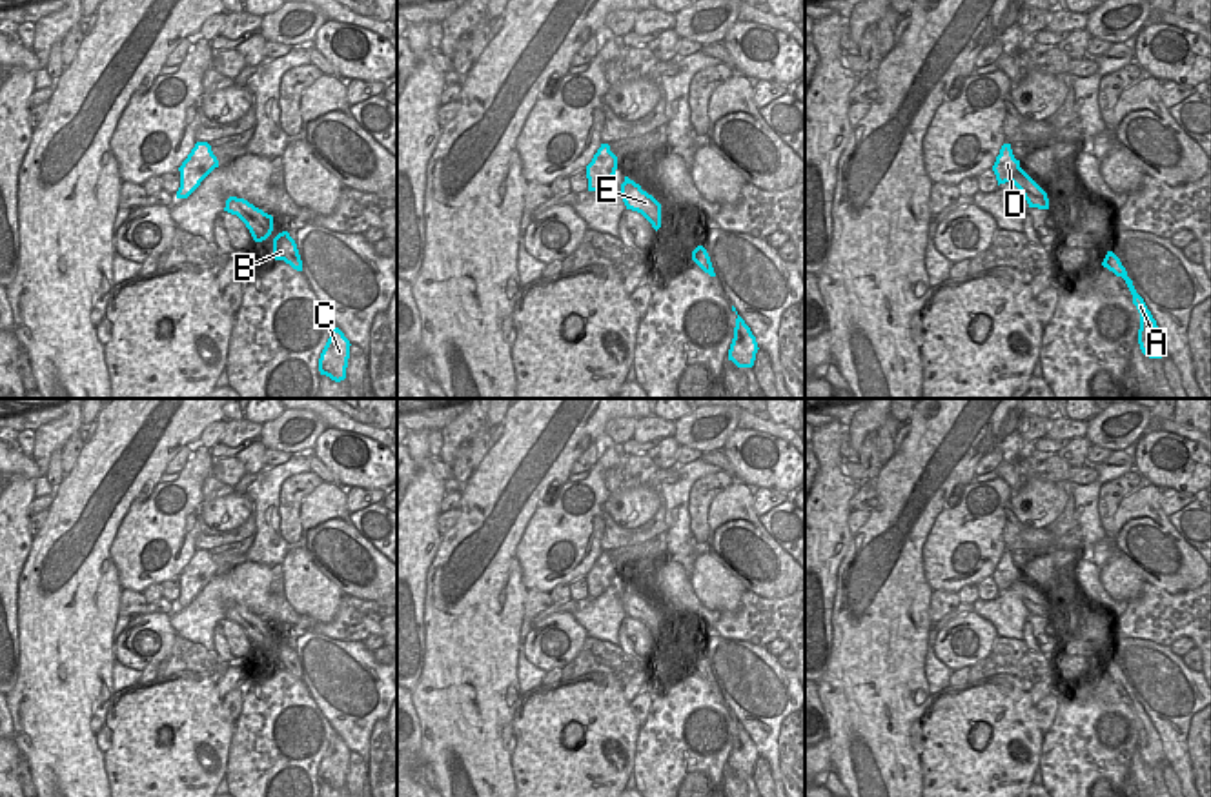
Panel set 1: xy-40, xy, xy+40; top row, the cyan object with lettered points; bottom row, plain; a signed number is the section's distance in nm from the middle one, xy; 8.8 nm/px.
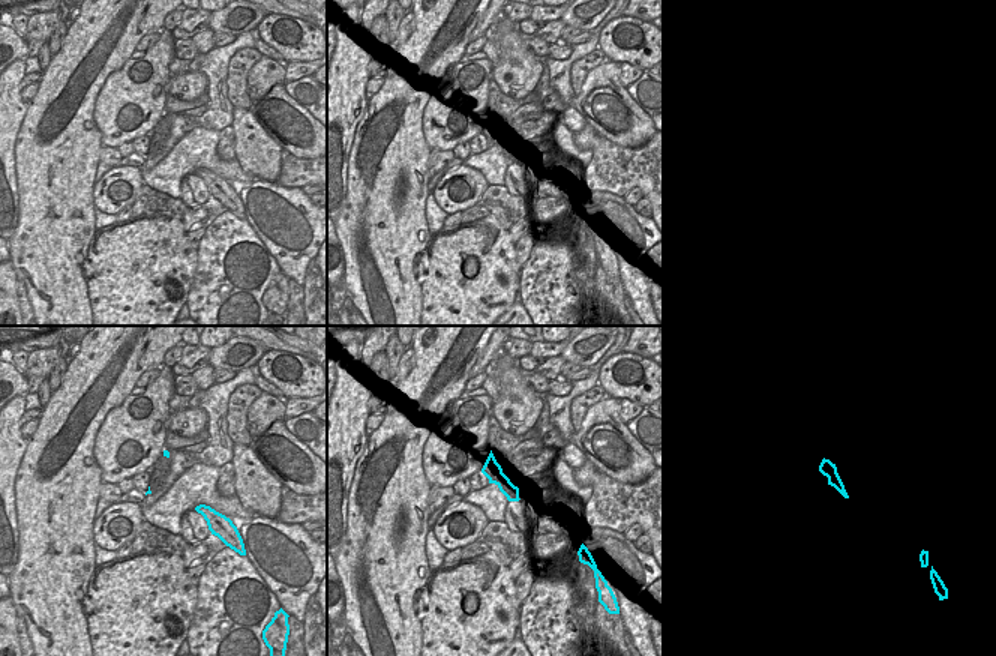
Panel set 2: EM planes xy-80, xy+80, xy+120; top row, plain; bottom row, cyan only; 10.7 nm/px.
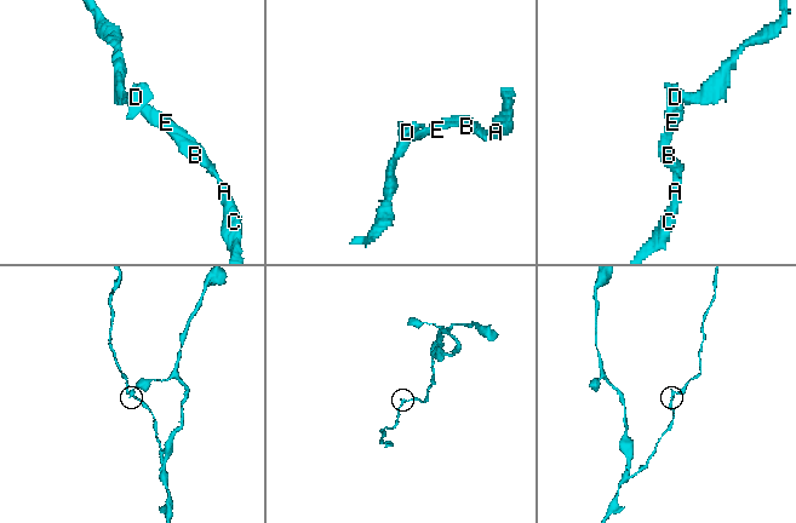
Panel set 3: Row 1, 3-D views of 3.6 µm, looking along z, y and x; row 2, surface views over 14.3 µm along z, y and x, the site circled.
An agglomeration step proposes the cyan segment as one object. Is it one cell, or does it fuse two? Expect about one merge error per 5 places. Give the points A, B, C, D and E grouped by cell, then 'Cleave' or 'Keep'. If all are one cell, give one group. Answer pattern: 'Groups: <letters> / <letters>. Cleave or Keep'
Groups: A B C D E. Keep

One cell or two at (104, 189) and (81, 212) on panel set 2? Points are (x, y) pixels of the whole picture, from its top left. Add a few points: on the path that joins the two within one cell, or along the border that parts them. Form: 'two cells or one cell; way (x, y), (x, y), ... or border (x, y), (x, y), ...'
two cells; border (95, 183), (93, 206)

